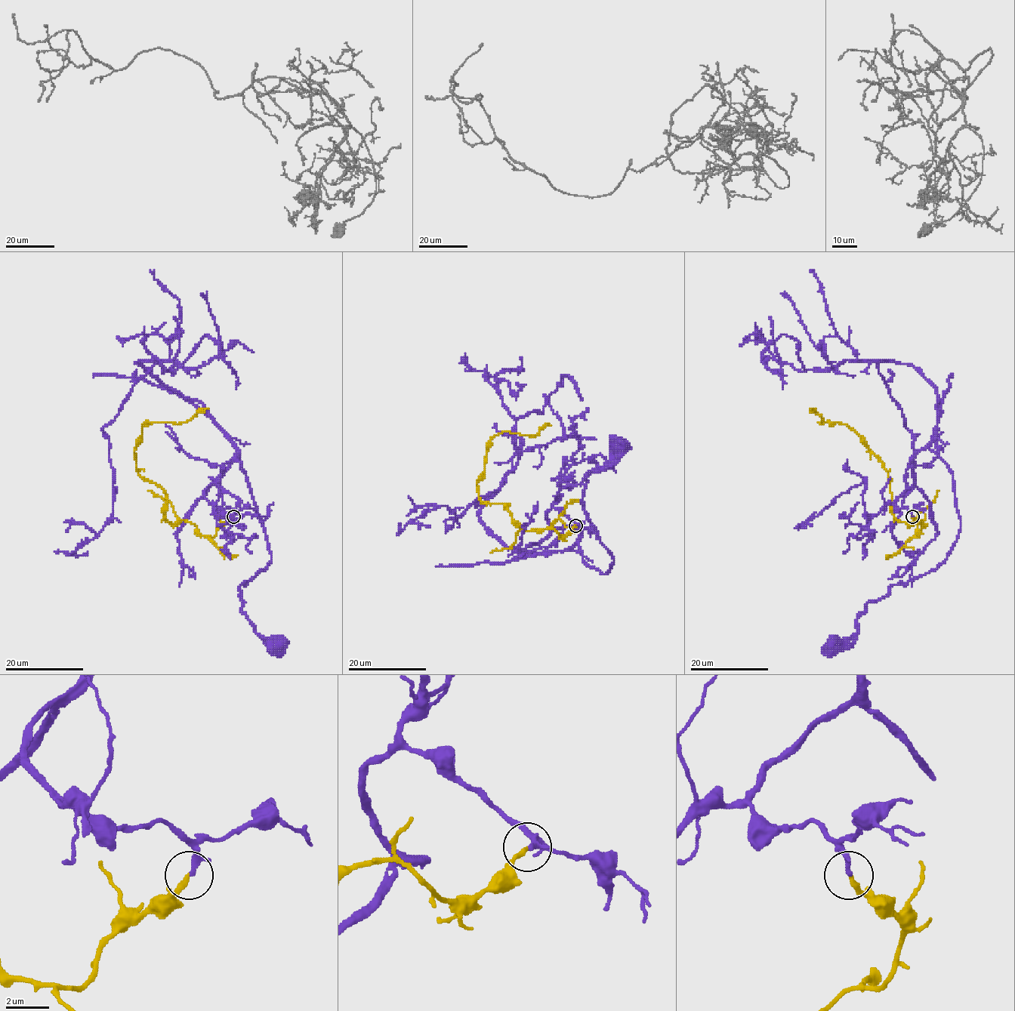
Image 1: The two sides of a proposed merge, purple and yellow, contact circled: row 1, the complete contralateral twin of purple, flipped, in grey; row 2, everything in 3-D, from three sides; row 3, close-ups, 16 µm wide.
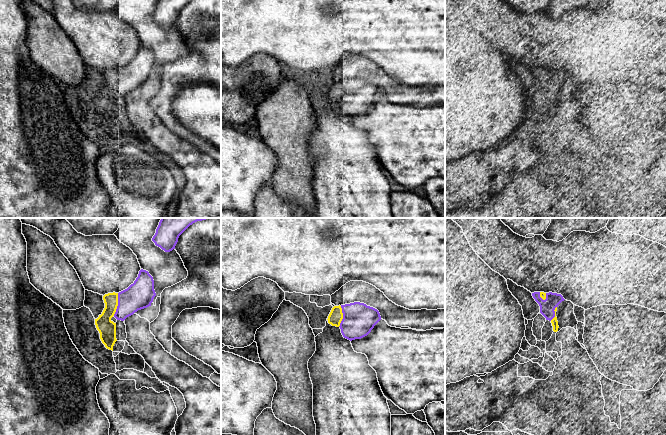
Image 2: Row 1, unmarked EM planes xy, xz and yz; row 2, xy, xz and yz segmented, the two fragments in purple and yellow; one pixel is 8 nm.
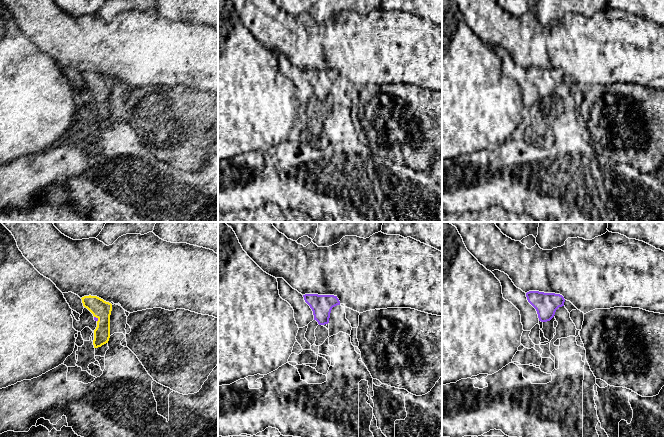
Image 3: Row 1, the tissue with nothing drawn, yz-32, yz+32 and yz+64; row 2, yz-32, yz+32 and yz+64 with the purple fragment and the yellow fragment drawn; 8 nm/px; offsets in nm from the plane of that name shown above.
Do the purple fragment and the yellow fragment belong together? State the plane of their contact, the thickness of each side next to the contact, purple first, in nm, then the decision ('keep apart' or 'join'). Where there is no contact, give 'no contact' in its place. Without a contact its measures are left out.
xy | 220/140 nm | join

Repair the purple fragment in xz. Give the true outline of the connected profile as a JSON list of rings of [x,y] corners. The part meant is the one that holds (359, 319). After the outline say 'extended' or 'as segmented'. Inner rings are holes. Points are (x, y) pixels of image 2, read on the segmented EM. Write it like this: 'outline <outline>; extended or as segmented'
outline [[[354,302],[334,306],[327,320],[332,326],[341,329],[344,338],[352,341],[367,336],[381,320],[381,316],[377,309]]]; extended

